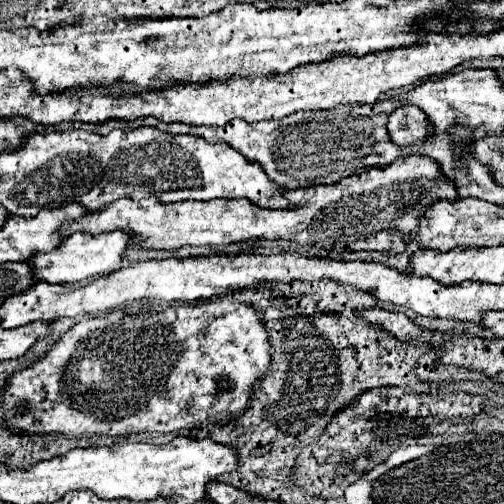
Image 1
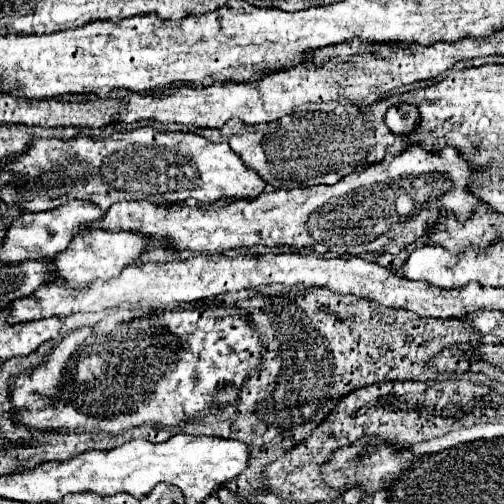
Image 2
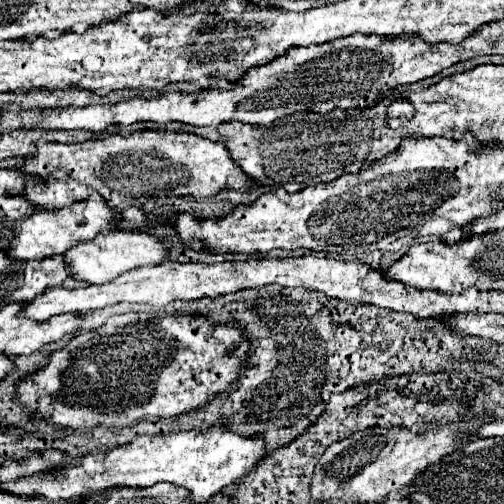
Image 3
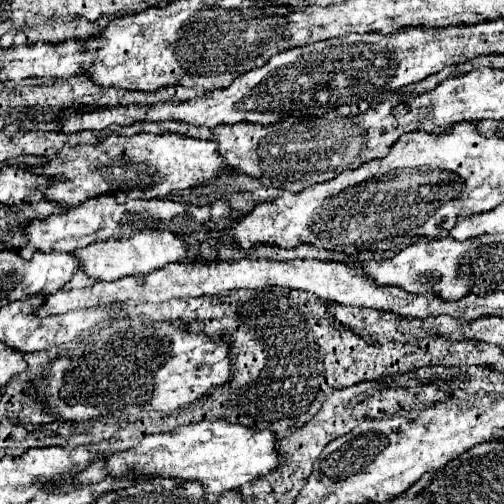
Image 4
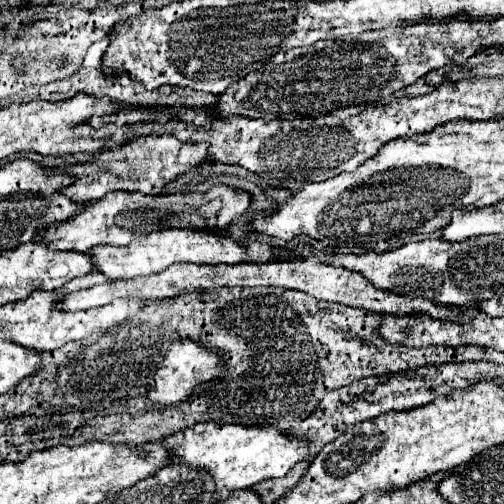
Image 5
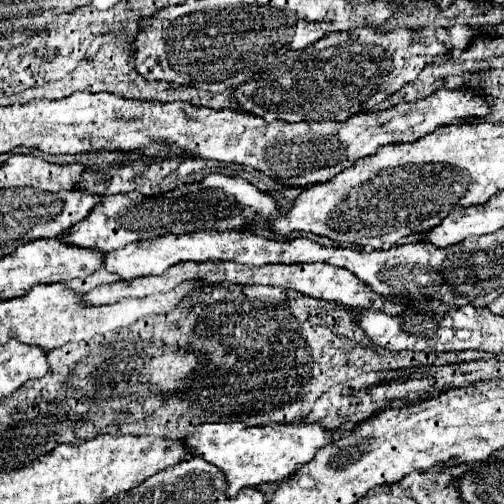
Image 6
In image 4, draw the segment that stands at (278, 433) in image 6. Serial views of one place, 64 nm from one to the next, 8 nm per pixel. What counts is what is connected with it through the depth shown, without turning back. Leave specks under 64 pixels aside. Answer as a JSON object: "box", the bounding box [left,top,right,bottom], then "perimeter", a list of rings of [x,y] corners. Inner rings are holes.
{"box":[78,420,286,502],"perimeter":[[[226,420],[198,422],[180,426],[174,432],[146,436],[136,448],[116,452],[106,462],[96,462],[78,476],[80,484],[100,482],[108,474],[126,474],[136,470],[138,478],[172,476],[182,480],[202,480],[206,486],[206,500],[214,502],[222,492],[240,488],[260,476],[270,474],[286,464],[286,454],[280,454],[276,444],[276,434],[272,430],[256,430],[240,424],[230,424]]]}

